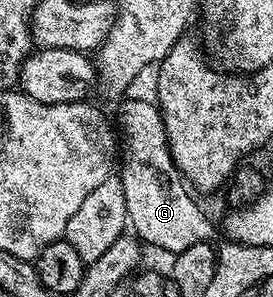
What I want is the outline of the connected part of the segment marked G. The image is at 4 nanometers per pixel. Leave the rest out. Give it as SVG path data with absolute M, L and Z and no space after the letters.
M127 97L122 101L114 121L120 136L120 157L123 157L118 176L124 185L127 222L131 230L143 244L158 247L169 255L211 240L214 227L192 199L193 194L171 157L162 112L157 104Z

